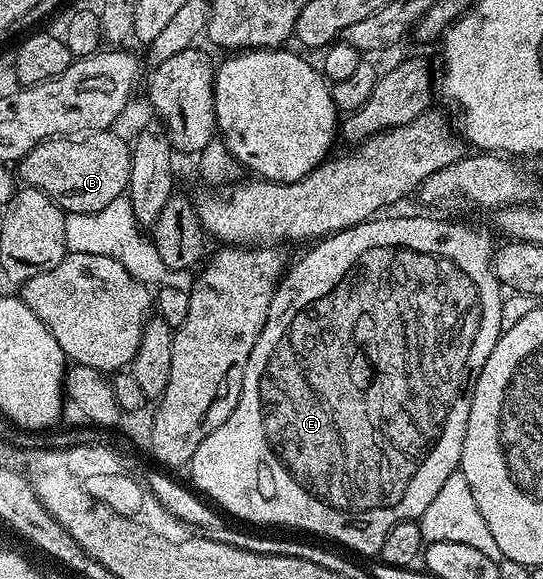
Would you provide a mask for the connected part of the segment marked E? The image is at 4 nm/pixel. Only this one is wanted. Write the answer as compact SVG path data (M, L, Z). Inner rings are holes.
M404 215L401 219L384 219L385 217L373 217L367 223L359 223L345 231L335 231L333 235L326 235L323 239L313 242L312 247L296 264L287 268L286 274L281 278L274 297L270 301L270 313L266 325L260 330L258 341L254 341L254 349L246 361L246 373L242 377L242 389L238 397L238 405L214 433L210 433L194 449L190 472L192 471L191 486L195 488L201 496L213 499L217 503L221 512L229 511L232 515L237 515L240 519L245 519L248 523L273 523L276 527L297 527L300 531L313 531L316 535L325 535L328 539L333 539L336 543L341 543L344 547L349 547L352 551L357 551L360 555L379 556L382 543L390 529L400 522L408 520L419 520L422 513L426 513L426 505L434 501L438 489L442 489L442 484L450 473L454 473L460 466L462 457L462 445L466 437L466 425L470 417L470 405L472 404L472 391L476 388L478 377L482 373L482 365L486 365L486 357L494 353L494 345L500 340L500 333L504 319L504 295L500 278L494 273L492 268L492 256L494 254L494 242L484 231L479 231L476 227L467 227L464 223L451 223L448 219L427 219L424 215Z

